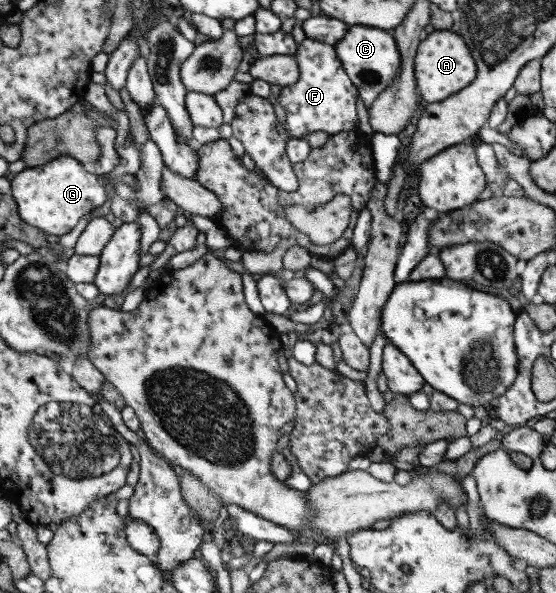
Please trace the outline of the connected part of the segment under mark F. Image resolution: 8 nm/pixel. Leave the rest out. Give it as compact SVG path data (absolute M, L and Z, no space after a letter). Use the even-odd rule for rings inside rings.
M305 38L297 45L293 56L299 73L296 82L282 87L278 96L271 98L275 108L285 113L289 134L301 138L316 130L328 135L356 133L354 122L358 92L342 69L333 46Z

